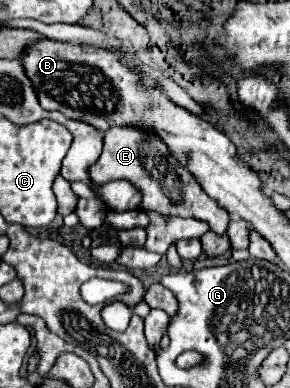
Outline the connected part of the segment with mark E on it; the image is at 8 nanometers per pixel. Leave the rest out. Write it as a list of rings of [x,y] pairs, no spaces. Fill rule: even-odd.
[[[109,128],[105,132],[105,146],[99,160],[89,168],[89,176],[93,180],[93,188],[99,184],[125,178],[143,192],[143,210],[155,210],[167,216],[181,216],[181,218],[197,218],[209,224],[209,230],[215,234],[225,234],[229,224],[229,214],[221,208],[215,200],[211,200],[197,180],[179,166],[173,158],[169,148],[159,142],[157,136],[151,136],[139,128]]]

